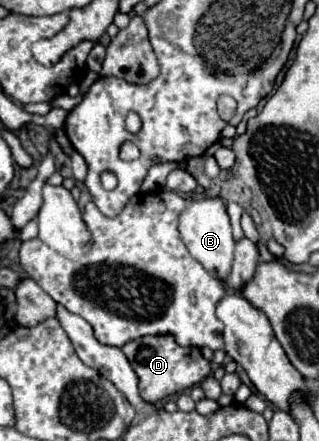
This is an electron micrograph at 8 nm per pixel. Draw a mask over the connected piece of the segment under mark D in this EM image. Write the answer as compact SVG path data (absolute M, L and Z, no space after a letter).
M147 335L125 343L125 357L129 359L133 371L139 377L139 393L149 403L159 403L169 395L183 393L193 385L199 385L205 377L211 375L211 363L201 355L197 347L181 347L169 335Z

